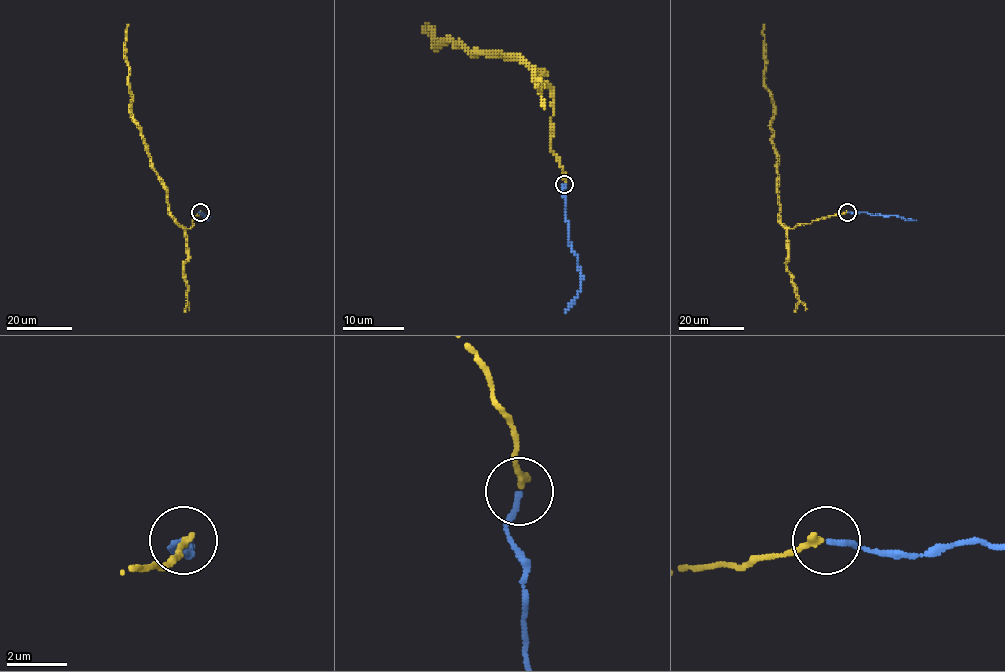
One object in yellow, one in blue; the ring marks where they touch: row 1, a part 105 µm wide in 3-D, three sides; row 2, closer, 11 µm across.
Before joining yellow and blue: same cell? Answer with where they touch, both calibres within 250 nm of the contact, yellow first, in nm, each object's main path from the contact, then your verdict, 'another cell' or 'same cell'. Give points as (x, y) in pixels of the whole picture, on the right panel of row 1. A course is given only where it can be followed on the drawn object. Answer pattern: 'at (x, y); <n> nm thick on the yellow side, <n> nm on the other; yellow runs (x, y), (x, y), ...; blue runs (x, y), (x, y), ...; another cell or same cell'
at (847, 212); 200 nm thick on the yellow side, 190 nm on the other; yellow runs (846, 212), (793, 228), (779, 221), (777, 155), (770, 125), (772, 94), (765, 84), (765, 24); blue runs (847, 212), (916, 221); same cell

